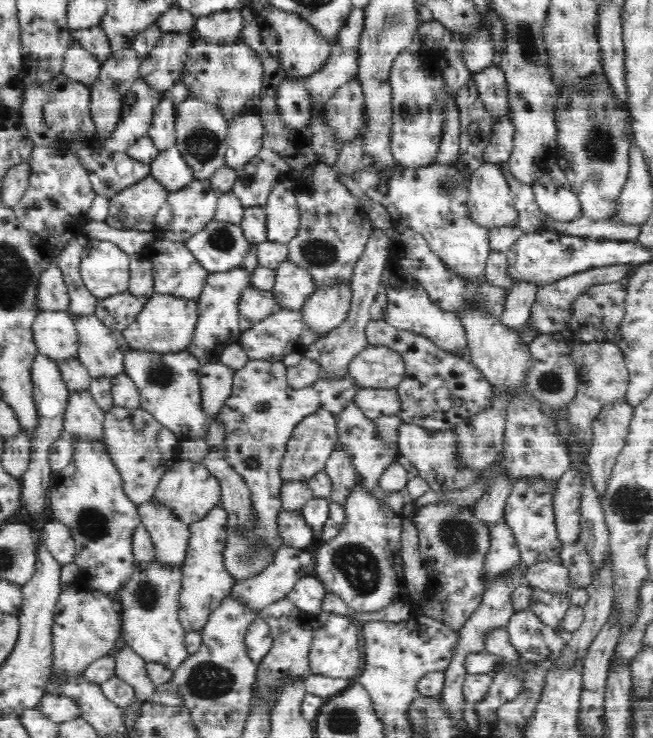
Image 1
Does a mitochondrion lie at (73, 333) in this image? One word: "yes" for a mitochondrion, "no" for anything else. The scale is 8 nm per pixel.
no

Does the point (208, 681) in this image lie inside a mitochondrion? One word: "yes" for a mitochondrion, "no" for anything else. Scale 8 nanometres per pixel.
yes

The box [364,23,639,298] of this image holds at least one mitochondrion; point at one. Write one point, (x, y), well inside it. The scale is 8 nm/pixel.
(599, 146)

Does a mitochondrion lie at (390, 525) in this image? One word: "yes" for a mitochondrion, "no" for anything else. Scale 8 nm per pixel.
no

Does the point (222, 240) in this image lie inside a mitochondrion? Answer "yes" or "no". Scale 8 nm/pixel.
yes

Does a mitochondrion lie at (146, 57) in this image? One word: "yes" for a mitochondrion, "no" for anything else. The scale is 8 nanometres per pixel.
no

